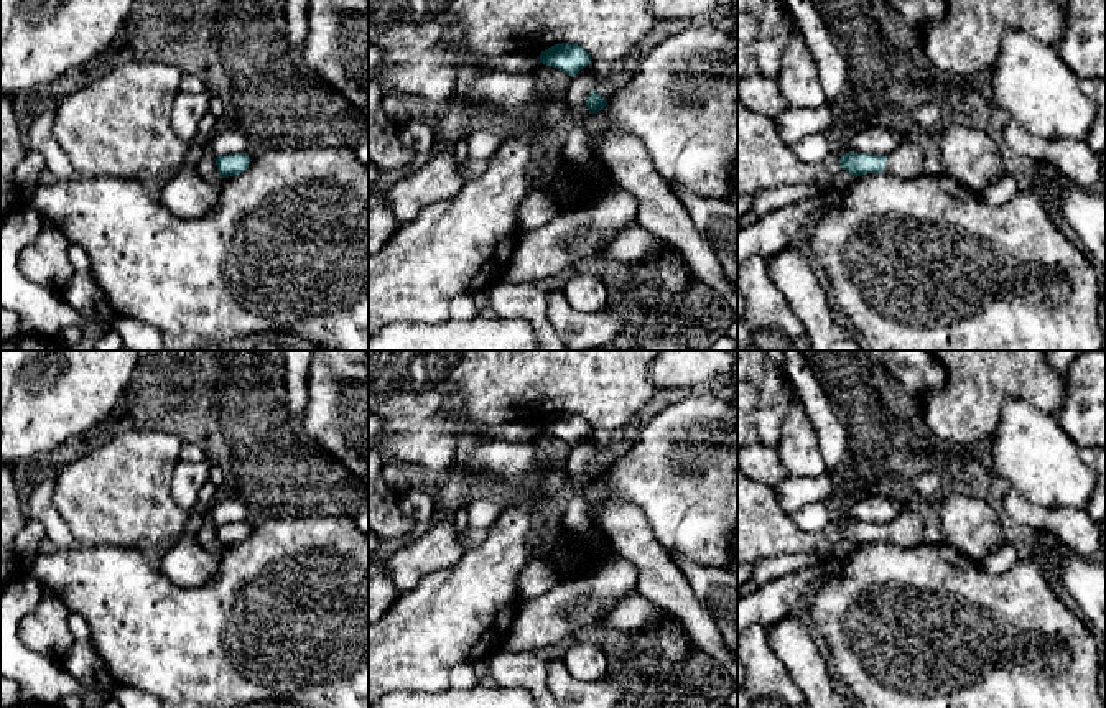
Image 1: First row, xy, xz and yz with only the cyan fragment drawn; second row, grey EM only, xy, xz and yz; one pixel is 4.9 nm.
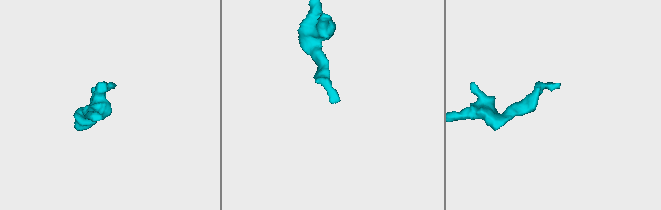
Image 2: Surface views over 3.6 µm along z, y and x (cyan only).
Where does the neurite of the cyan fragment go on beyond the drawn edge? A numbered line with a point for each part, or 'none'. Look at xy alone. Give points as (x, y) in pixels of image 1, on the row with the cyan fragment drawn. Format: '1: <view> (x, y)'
none

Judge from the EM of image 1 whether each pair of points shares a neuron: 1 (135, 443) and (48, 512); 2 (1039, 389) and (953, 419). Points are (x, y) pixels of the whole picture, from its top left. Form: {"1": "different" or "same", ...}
{"1": "different", "2": "same"}

